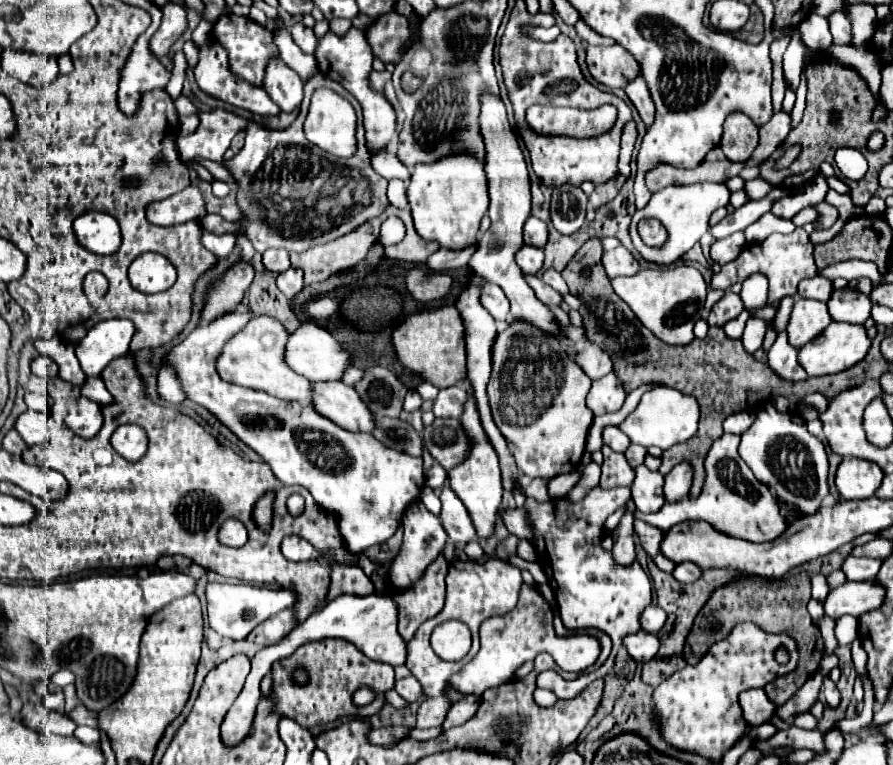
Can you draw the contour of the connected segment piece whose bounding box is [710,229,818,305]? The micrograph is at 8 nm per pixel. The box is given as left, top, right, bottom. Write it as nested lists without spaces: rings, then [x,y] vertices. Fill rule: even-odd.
[[[796,229],[790,235],[770,235],[762,243],[752,243],[752,245],[748,243],[734,261],[722,265],[722,269],[718,273],[712,273],[710,289],[726,291],[736,281],[742,283],[752,273],[762,273],[762,275],[768,277],[769,282],[767,305],[772,305],[772,303],[784,299],[786,295],[794,297],[796,291],[798,291],[798,283],[802,279],[814,277],[818,273],[818,269],[814,265],[812,251],[814,251],[814,245],[812,245],[812,241],[810,241],[810,237],[808,237],[808,233],[804,229]]]

